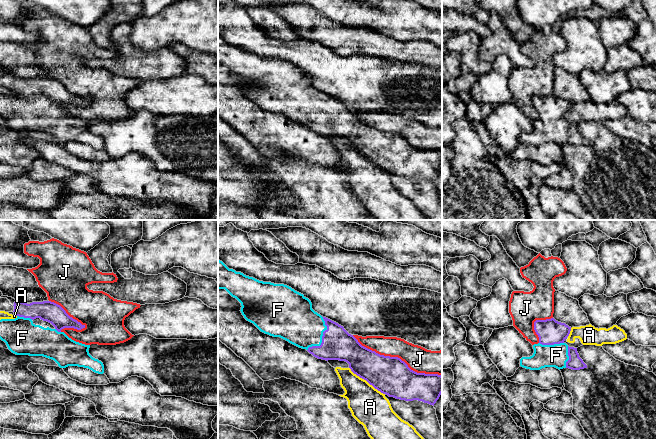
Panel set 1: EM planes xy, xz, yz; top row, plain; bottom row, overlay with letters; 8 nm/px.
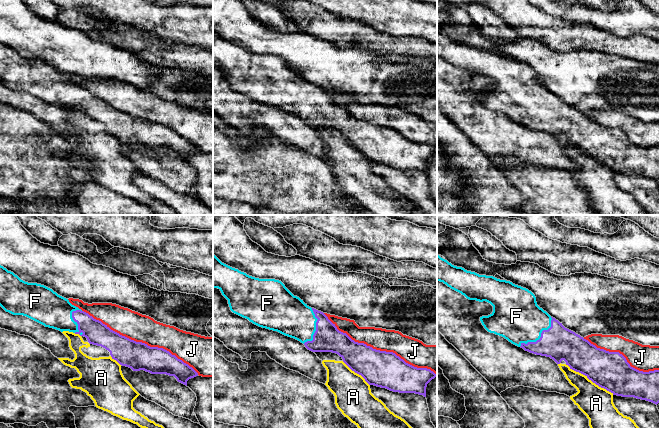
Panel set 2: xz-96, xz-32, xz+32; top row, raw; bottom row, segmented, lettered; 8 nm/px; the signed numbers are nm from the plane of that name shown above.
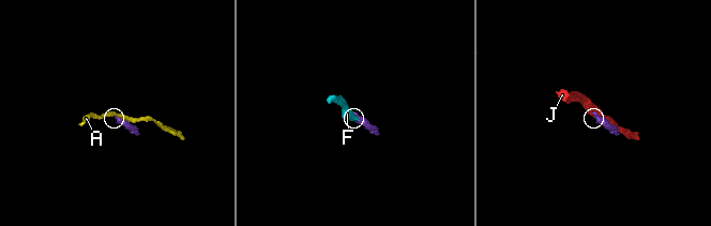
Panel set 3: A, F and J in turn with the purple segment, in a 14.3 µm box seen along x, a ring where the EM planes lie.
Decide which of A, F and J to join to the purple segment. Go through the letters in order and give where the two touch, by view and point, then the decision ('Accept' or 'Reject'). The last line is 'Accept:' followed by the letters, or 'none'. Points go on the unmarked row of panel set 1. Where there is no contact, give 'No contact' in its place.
A: Touches purple at xz (366, 156). Reject
F: Touches purple at xz (322, 113). Accept
J: Touches purple at xz (397, 133). Reject
Accept: F

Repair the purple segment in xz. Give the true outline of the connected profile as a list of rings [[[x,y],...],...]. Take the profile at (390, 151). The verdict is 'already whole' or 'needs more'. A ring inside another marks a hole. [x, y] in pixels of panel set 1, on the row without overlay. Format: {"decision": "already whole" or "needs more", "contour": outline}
{"decision": "needs more", "contour": [[[218,36],[218,65],[225,65],[236,74],[241,79],[244,94],[261,108],[306,125],[318,135],[347,138],[354,150],[389,173],[418,176],[434,182],[442,170],[441,151],[417,149],[398,133],[380,131],[362,122],[343,102],[315,88],[308,74],[287,61],[259,57],[229,45]]]}

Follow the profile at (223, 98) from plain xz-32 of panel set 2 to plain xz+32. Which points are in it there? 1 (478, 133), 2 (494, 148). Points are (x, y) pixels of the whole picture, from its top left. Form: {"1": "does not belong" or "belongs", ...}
{"1": "belongs", "2": "belongs"}

